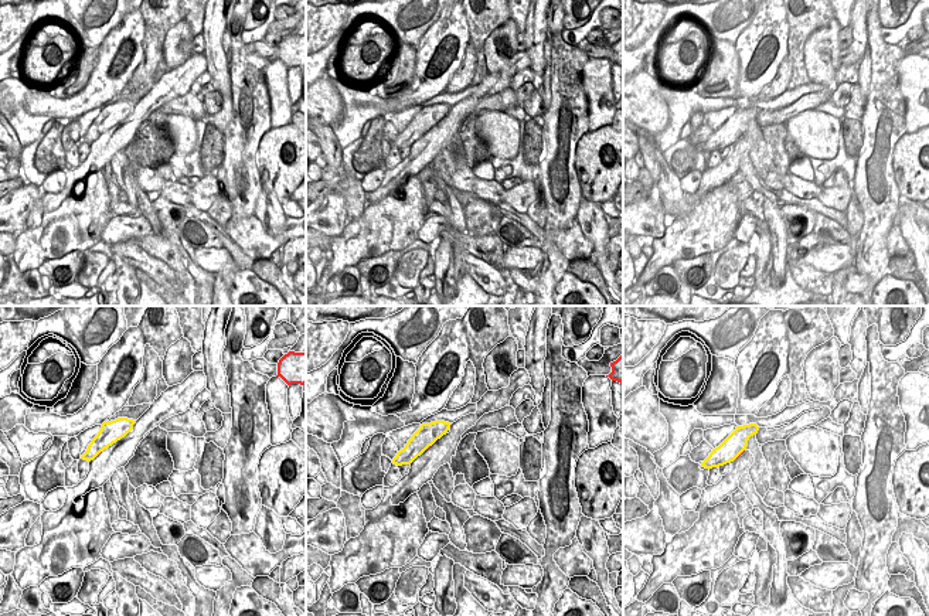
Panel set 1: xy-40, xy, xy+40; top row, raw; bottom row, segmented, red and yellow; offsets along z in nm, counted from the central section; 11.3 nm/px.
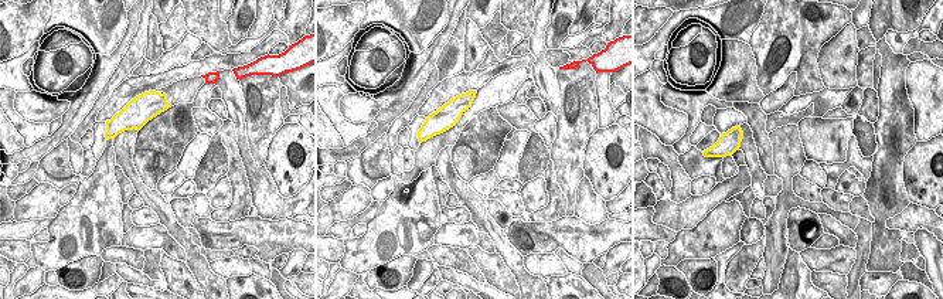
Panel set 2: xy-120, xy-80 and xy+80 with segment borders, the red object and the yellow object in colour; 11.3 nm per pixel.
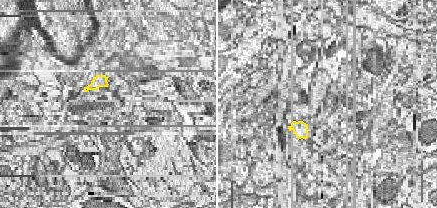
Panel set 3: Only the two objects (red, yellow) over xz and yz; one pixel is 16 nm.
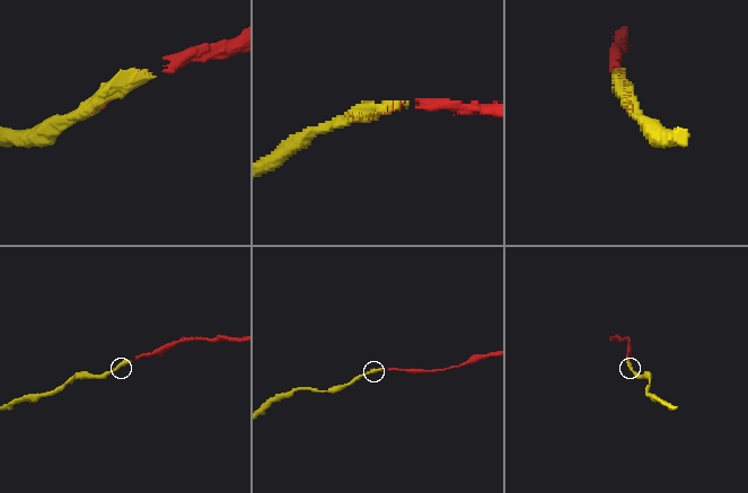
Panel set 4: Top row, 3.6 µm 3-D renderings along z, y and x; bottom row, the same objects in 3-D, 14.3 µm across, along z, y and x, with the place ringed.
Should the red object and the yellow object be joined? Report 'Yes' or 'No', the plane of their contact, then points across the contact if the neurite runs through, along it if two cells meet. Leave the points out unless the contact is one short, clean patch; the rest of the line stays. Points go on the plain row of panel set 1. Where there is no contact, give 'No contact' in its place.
Yes. Touches red in xy+40.

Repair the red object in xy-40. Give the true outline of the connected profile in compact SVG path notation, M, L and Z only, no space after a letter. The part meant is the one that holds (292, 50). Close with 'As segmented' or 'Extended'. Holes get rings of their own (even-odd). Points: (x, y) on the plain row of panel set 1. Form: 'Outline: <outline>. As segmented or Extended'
Outline: M289 34L278 45L278 58L287 68L306 67L306 34L295 35Z. As segmented.

